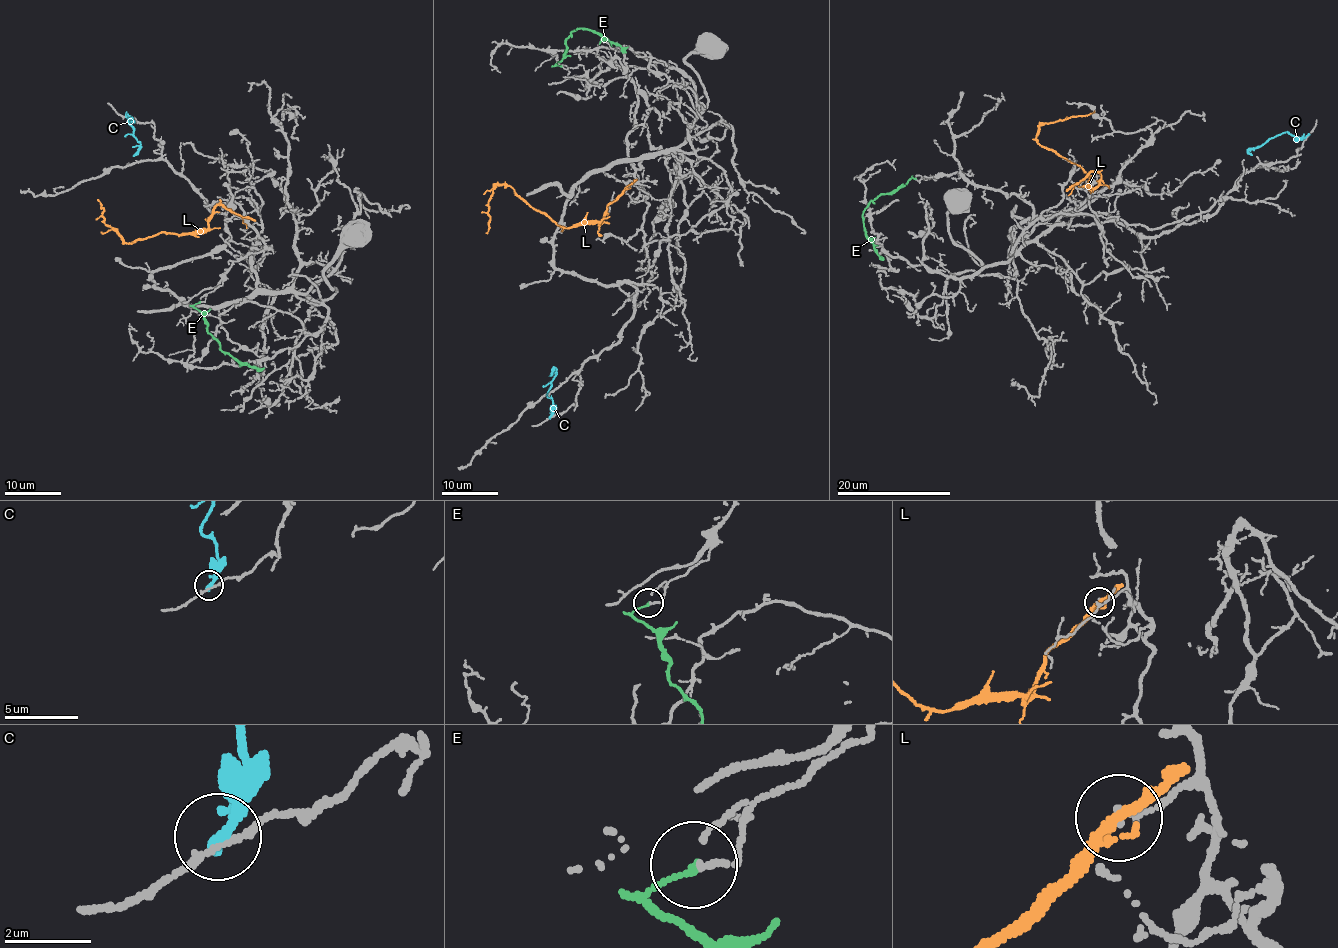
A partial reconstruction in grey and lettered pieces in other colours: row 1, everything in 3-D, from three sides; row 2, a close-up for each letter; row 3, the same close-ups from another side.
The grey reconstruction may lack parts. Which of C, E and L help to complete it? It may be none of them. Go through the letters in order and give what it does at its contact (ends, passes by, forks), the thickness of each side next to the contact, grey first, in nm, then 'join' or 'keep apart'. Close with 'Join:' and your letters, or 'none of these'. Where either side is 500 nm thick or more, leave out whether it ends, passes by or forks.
C: it ends | 150/280 nm | keep apart
E: it ends | 140/130 nm | keep apart
L: it forks | 130/200 nm | keep apart
Join: none of these

